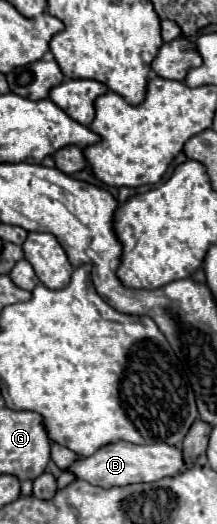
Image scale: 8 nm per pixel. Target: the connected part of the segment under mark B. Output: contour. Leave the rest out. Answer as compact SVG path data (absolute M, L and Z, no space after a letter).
M119 440L115 444L105 444L99 448L99 452L87 456L87 458L75 458L73 464L67 468L77 480L87 480L89 484L101 486L101 488L115 488L115 486L129 486L139 482L155 482L167 476L175 476L185 466L183 454L179 448L169 444L149 444L149 446L137 446L125 440Z

